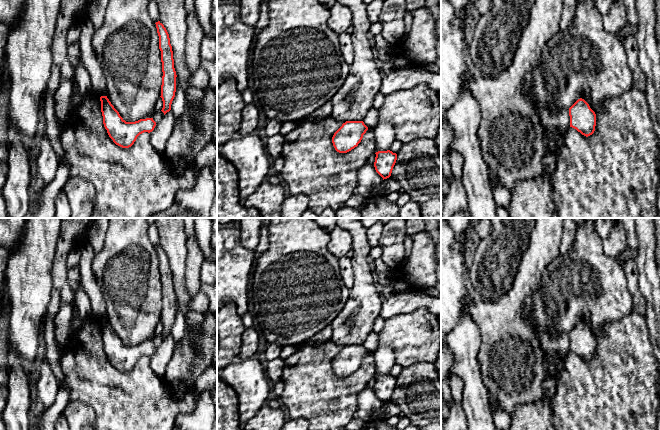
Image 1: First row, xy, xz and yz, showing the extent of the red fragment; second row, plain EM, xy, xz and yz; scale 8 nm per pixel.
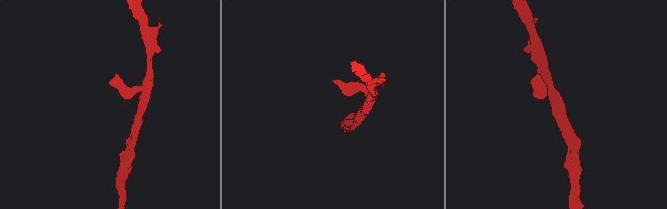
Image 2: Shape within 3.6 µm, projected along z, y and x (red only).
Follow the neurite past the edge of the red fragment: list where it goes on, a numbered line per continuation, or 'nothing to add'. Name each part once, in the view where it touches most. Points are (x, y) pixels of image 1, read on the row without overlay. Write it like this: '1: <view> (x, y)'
nothing to add

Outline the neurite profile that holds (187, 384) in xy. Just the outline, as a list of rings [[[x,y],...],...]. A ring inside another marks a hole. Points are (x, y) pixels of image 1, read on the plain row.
[[[185,378],[179,385],[179,388],[173,391],[175,398],[180,398],[183,394],[193,391],[195,385],[195,380],[191,378]]]

